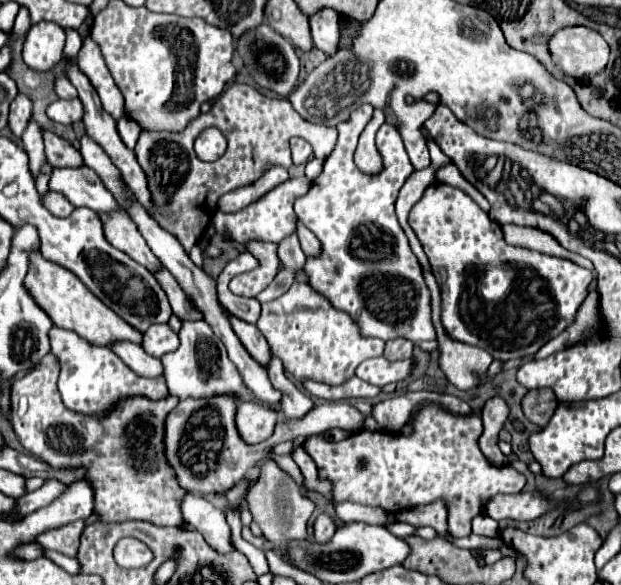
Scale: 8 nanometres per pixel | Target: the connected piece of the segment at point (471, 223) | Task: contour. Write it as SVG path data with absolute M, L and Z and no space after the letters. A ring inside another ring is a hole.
M432 183L422 199L412 207L408 215L408 223L412 231L416 233L428 261L432 267L432 273L436 275L436 281L440 283L440 295L442 295L442 313L440 321L448 331L448 337L458 339L468 345L476 345L488 353L492 353L494 359L508 361L508 359L522 359L532 357L544 343L548 343L552 337L560 335L576 315L576 309L588 295L588 285L594 279L592 271L560 259L550 257L532 249L512 247L504 241L502 229L498 223L494 223L488 213L484 213L464 191L450 187L446 183ZM494 297L498 299L498 341L492 341L492 315L494 315Z

